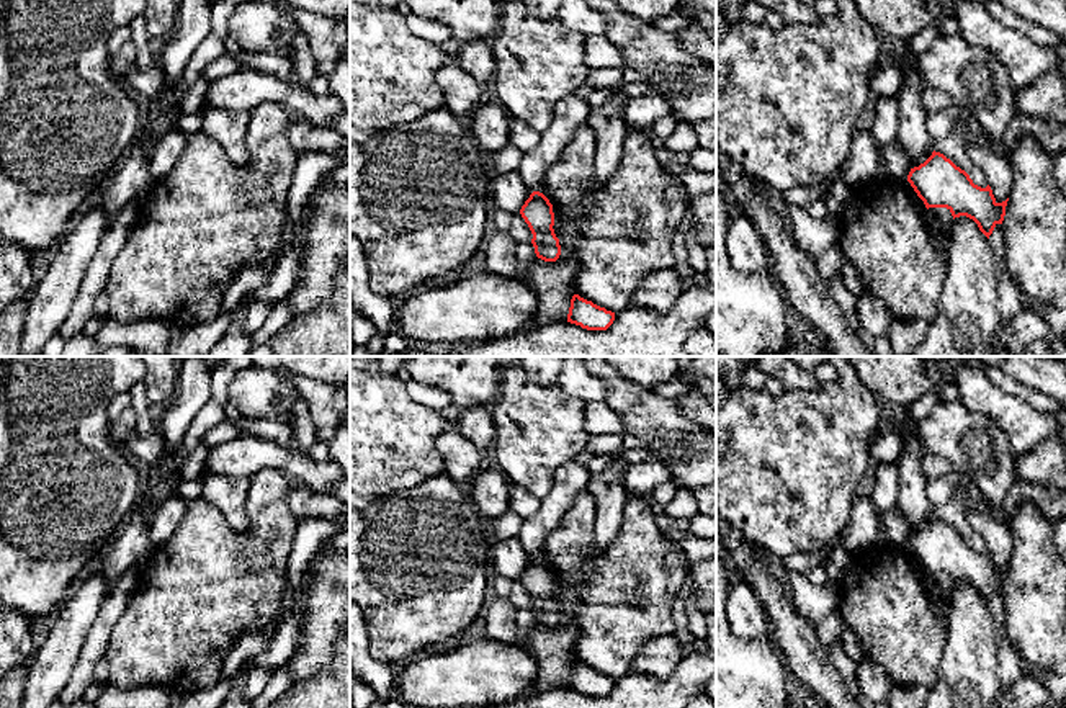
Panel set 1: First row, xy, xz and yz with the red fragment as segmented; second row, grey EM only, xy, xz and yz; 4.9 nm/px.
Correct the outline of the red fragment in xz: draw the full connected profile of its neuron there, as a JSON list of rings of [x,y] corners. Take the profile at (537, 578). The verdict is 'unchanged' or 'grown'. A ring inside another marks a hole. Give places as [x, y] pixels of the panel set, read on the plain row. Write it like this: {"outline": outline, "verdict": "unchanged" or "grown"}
{"outline": [[[533,558],[520,580],[533,600],[531,610],[536,623],[544,628],[556,628],[561,621],[561,612],[553,595],[554,579],[549,566],[543,559]]], "verdict": "unchanged"}

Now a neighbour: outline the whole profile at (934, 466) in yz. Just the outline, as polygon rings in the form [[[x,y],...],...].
[[[927,453],[922,459],[922,471],[925,479],[945,479],[953,473],[950,463],[940,456]]]

